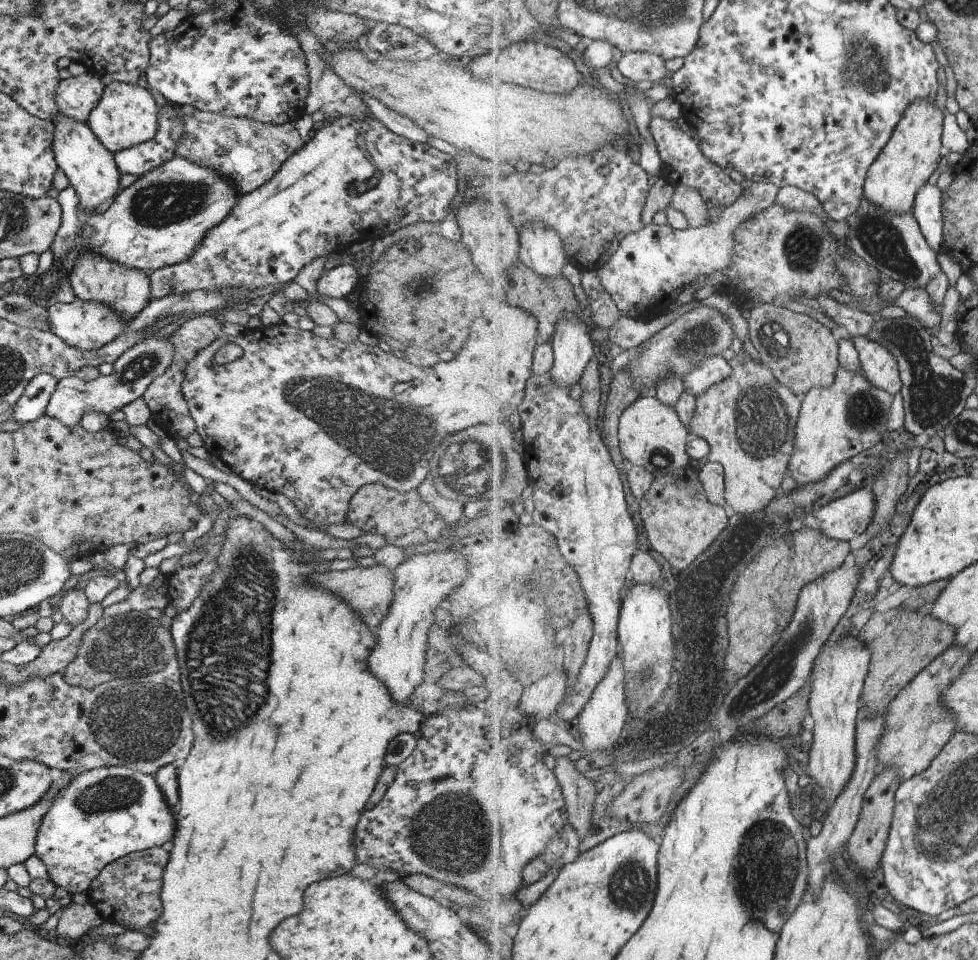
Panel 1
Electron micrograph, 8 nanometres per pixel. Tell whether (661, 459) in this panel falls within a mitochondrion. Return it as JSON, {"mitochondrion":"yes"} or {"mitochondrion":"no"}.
{"mitochondrion":"yes"}

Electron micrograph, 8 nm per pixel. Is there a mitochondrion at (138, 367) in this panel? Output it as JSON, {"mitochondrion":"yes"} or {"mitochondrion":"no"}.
{"mitochondrion":"yes"}

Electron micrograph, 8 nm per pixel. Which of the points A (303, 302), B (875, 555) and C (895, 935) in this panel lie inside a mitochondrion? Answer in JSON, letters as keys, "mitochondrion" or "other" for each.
{"A":"other","B":"other","C":"other"}

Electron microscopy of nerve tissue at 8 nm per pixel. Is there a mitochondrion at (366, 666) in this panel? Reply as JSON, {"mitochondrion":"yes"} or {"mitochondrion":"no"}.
{"mitochondrion":"no"}

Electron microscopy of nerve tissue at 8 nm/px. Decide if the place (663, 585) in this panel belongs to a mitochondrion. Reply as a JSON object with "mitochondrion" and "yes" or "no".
{"mitochondrion":"no"}

